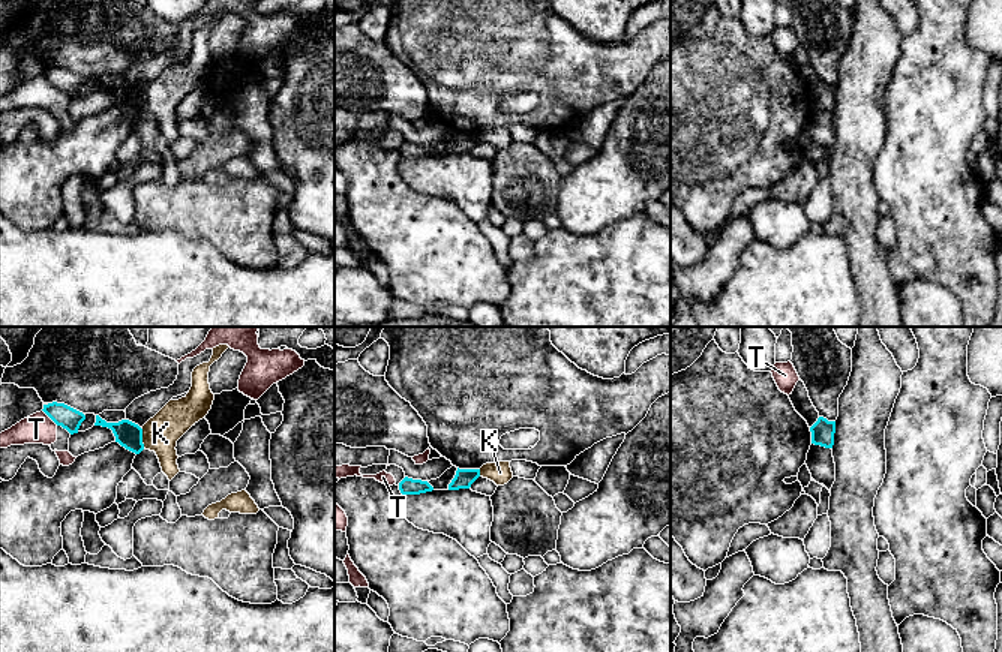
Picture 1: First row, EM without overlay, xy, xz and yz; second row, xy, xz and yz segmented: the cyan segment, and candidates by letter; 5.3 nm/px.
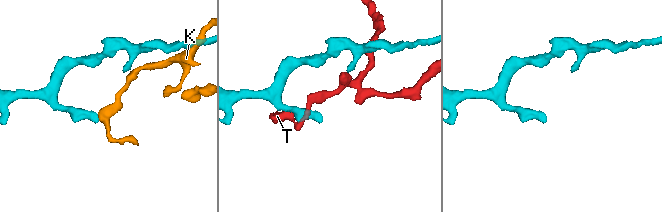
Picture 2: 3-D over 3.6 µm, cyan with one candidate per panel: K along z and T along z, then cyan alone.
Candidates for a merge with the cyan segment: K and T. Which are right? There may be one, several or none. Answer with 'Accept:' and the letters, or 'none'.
Accept: none

